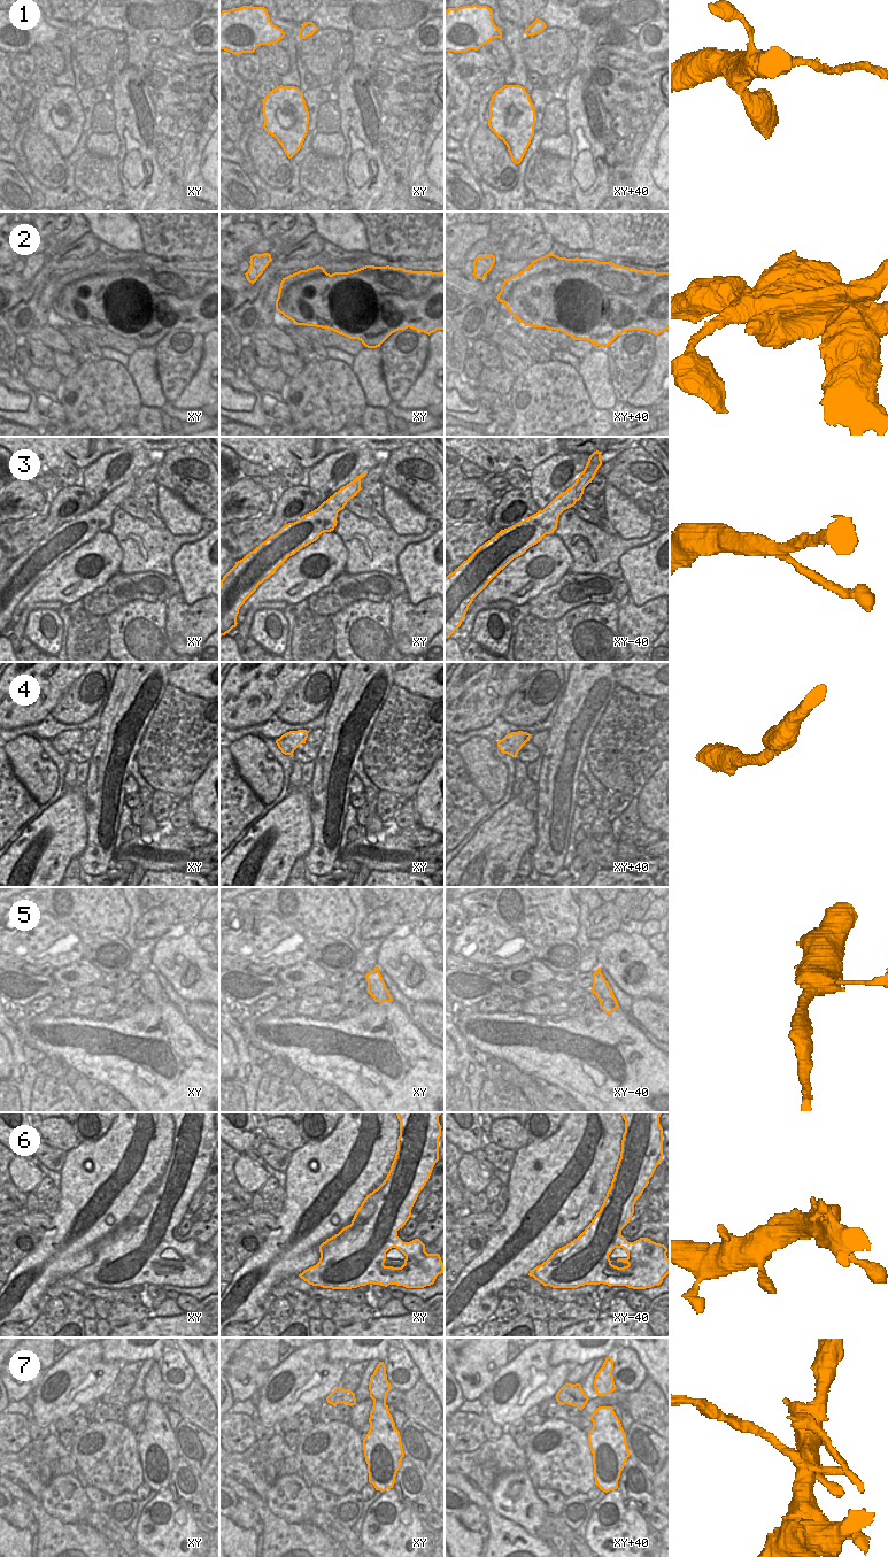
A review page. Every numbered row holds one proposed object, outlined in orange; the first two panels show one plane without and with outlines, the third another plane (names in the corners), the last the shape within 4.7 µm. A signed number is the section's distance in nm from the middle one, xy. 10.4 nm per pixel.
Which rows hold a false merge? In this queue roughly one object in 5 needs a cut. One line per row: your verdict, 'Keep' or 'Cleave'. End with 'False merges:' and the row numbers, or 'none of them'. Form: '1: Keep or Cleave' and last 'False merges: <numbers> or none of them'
1: Cleave
2: Cleave
3: Keep
4: Keep
5: Keep
6: Keep
7: Cleave
False merges: 1, 2, 7.

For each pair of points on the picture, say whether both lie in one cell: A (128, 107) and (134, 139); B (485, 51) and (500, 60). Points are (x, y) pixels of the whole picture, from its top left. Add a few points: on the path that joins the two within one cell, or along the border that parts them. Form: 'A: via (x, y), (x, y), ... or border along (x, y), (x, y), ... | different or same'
A: via (134, 115), (134, 131) | same
B: via (488, 52), (496, 56) | same

